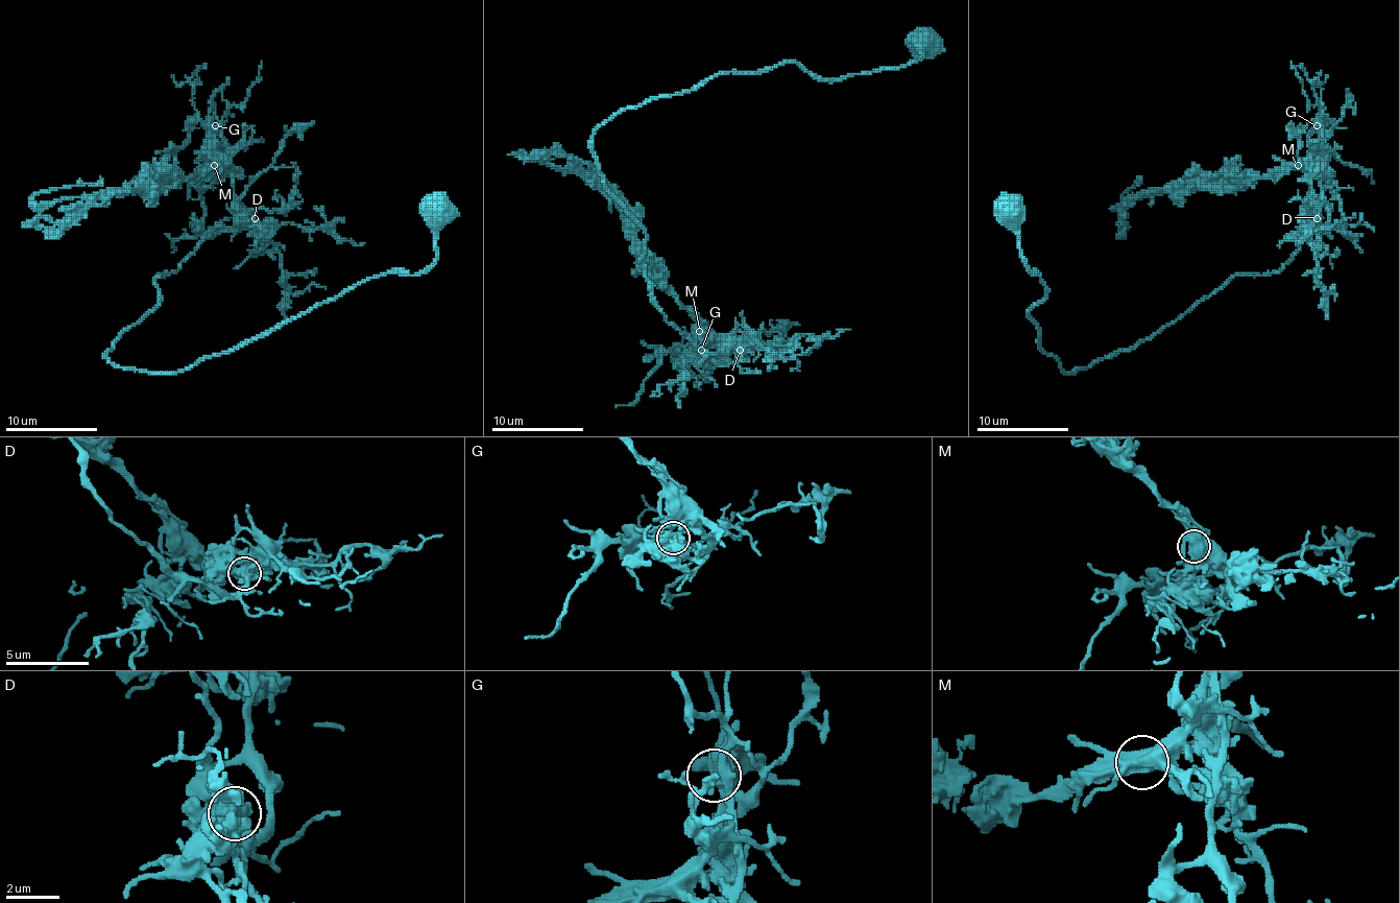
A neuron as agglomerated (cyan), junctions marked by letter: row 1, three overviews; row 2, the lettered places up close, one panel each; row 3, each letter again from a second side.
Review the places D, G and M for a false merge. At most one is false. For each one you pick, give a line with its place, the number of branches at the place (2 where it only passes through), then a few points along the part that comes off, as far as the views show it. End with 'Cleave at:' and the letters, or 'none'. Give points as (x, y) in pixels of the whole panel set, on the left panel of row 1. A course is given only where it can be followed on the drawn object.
M: (214, 165) | 3 | (213, 165), (190, 176), (142, 176), (81, 197), (33, 199), (100, 176)
Cleave at: M

